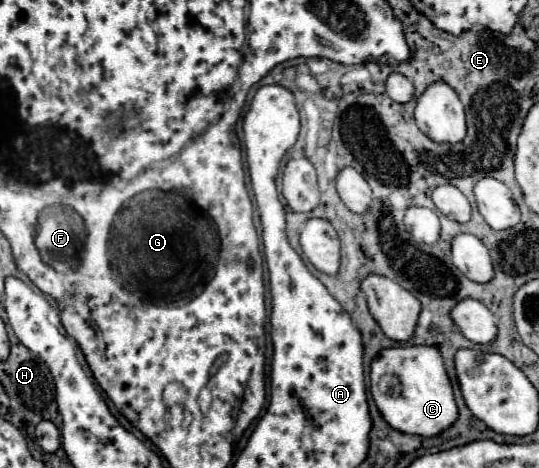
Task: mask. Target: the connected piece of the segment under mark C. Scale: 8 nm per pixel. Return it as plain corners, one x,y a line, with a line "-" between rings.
404,345
380,351
380,355
372,361
370,391
390,427
408,435
436,437
458,419
452,383
436,347

